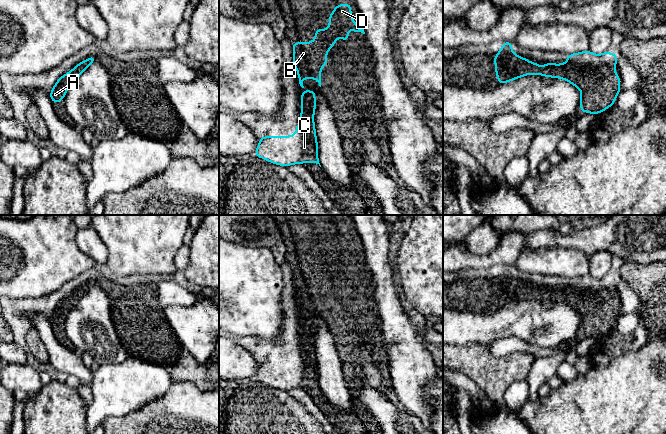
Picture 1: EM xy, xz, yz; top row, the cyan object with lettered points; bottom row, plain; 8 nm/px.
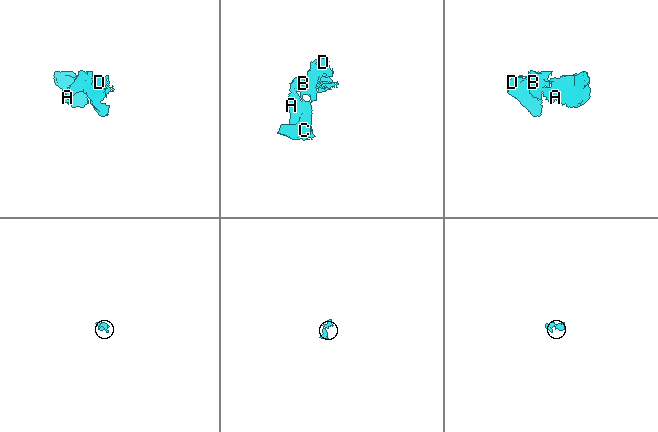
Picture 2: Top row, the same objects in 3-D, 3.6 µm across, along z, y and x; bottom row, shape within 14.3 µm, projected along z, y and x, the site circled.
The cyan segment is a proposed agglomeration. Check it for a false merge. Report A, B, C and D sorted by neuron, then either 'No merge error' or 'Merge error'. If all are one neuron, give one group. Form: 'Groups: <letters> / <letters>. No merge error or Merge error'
Groups: A B C D. No merge error

